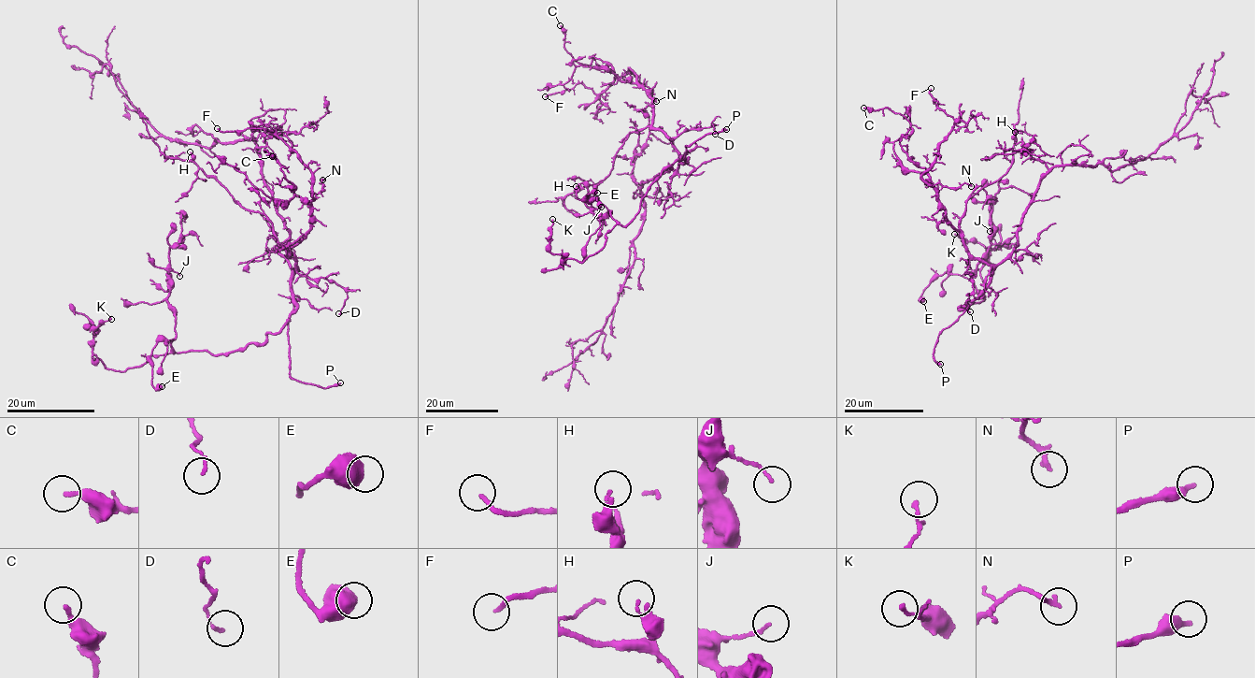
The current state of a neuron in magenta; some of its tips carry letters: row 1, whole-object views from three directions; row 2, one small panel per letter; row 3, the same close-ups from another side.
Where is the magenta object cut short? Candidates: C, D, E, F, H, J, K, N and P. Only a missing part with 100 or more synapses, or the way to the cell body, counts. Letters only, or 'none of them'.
P

